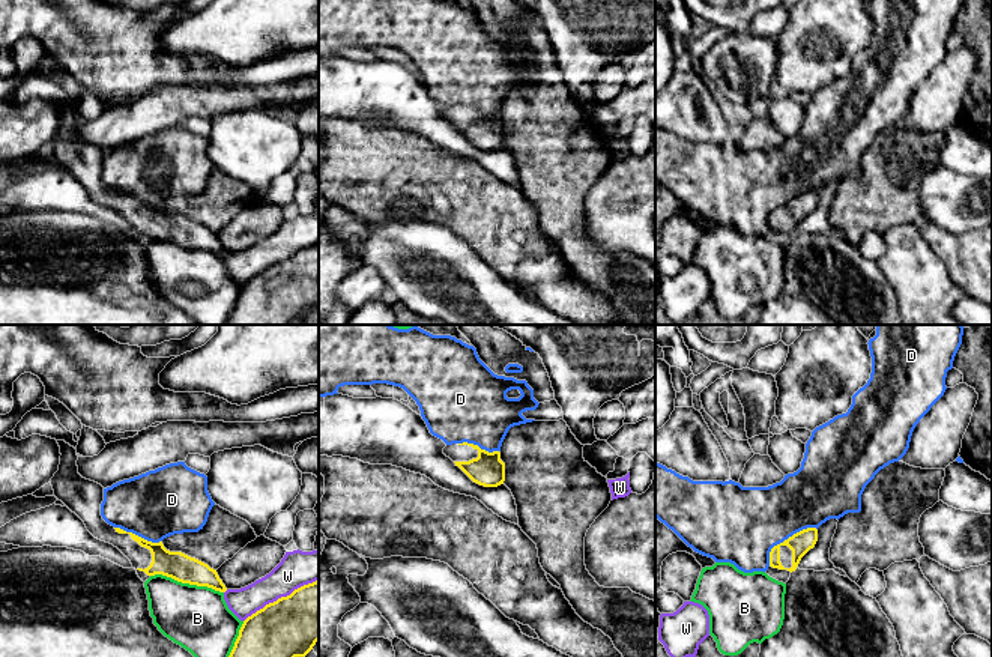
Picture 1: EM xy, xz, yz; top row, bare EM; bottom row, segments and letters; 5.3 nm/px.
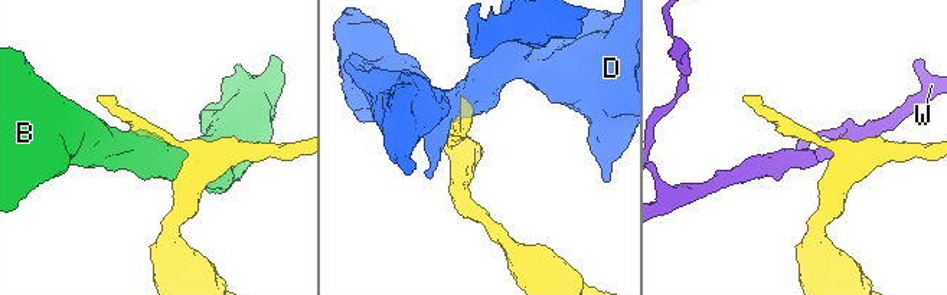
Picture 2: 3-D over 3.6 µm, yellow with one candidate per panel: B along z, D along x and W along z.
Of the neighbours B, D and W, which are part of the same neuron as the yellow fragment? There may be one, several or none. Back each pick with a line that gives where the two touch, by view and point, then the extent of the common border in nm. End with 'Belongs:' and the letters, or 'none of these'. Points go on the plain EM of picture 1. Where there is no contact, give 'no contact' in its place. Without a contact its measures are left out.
Belongs: none of these

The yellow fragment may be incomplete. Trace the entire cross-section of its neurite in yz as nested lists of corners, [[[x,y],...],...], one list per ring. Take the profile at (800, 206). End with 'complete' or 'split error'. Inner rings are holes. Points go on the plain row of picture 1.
[[[803,192],[783,206],[774,209],[770,215],[770,230],[779,233],[795,235],[801,221],[815,210],[818,204],[818,192]]]; split error

